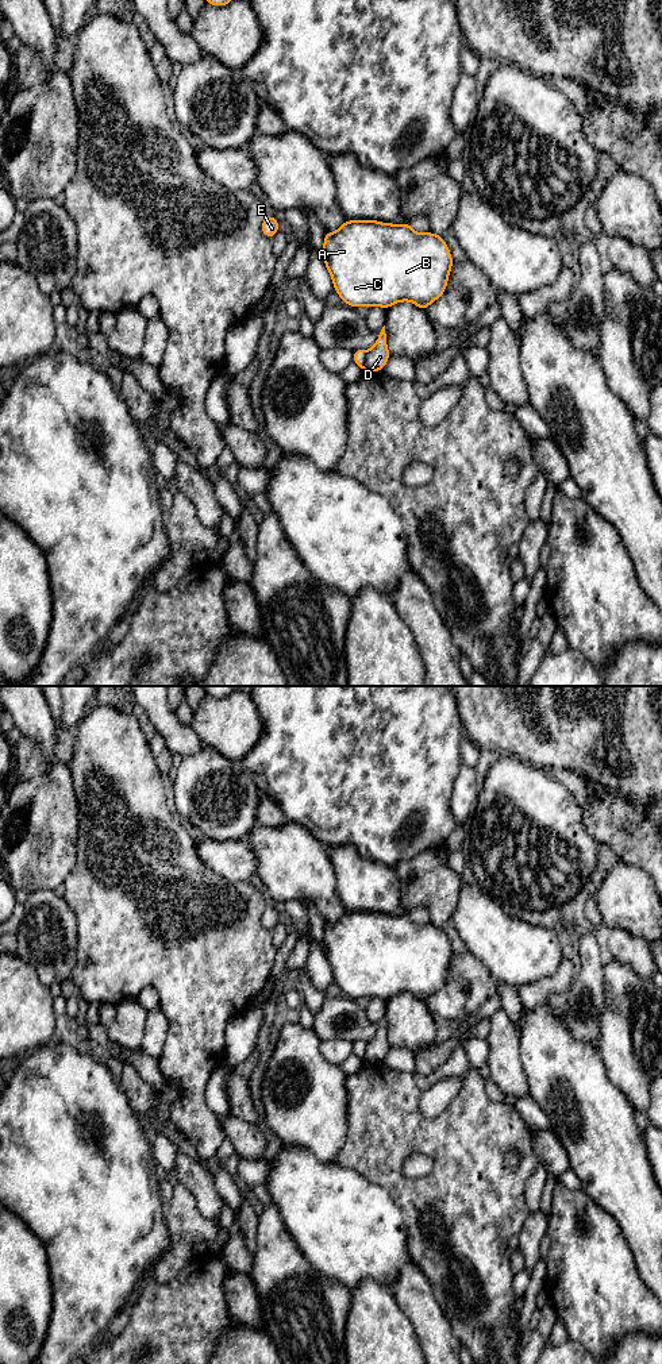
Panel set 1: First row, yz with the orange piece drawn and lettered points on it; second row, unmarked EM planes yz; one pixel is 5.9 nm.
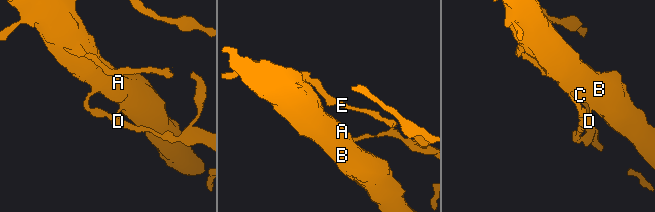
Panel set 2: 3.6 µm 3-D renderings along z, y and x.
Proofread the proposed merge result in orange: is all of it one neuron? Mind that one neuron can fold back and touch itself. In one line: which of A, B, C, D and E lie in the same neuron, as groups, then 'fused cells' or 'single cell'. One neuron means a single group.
groups A B C D / E; fused cells

